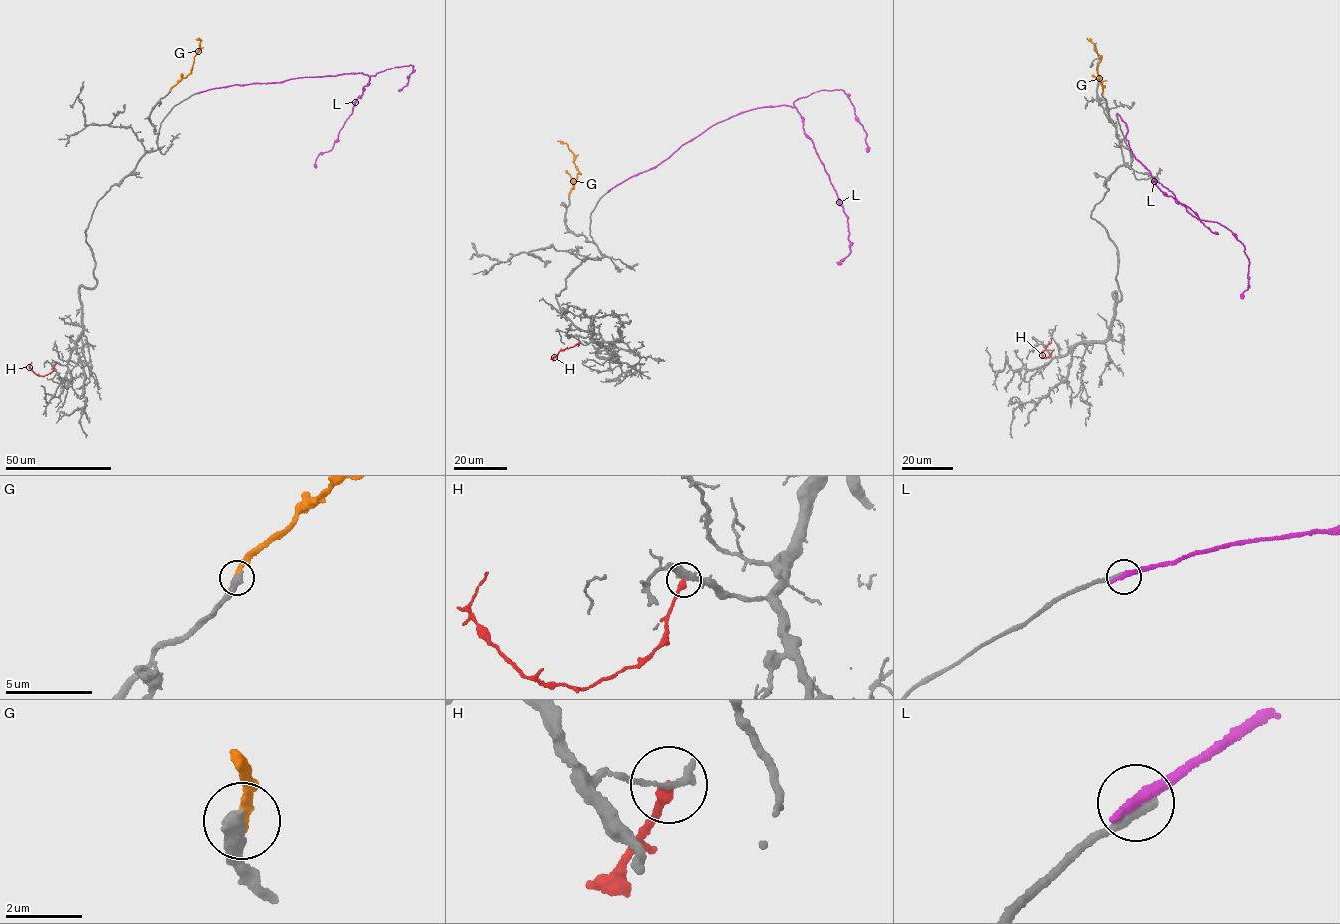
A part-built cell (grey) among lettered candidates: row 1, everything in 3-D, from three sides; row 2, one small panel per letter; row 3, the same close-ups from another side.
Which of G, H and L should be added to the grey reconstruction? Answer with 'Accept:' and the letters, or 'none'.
Accept: G

